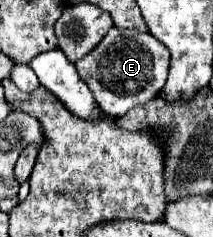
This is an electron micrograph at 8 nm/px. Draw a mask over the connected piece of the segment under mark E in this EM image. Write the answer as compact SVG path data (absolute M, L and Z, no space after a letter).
M113 27L91 53L75 63L75 67L93 91L99 107L111 117L123 117L129 109L143 105L161 93L161 87L167 81L169 59L169 49L165 49L151 33Z

